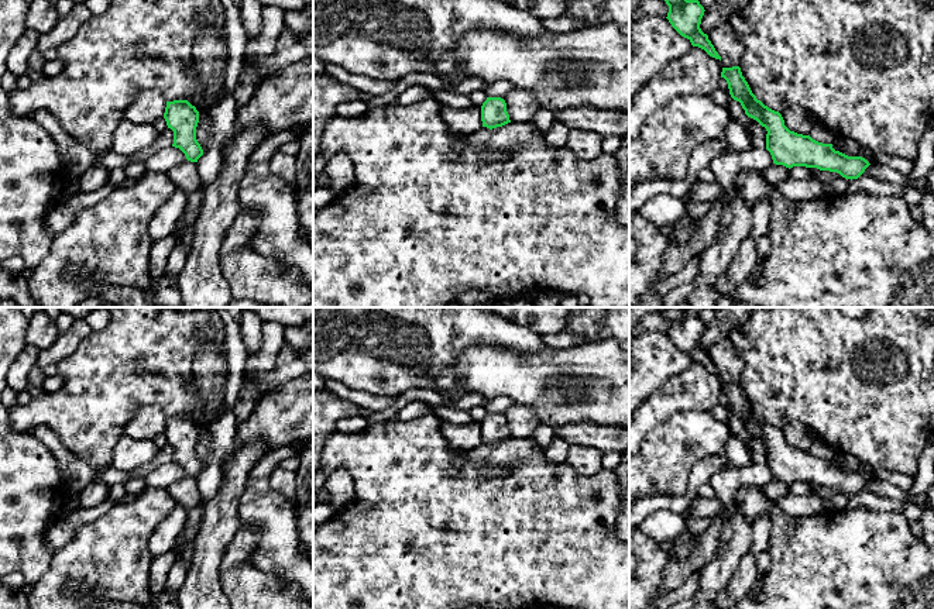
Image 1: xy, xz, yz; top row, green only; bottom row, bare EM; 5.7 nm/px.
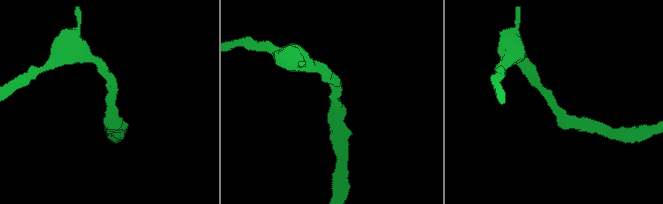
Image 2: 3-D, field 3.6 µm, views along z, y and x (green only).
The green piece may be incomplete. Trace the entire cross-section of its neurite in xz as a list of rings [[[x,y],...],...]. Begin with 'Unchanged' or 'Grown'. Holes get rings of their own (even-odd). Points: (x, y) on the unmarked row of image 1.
Unchanged. [[[487,413],[481,422],[481,437],[483,443],[490,445],[511,438],[505,416],[501,413]]]

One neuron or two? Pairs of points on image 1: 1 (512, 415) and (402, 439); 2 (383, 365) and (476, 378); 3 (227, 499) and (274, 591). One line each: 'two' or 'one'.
1: two
2: two
3: two

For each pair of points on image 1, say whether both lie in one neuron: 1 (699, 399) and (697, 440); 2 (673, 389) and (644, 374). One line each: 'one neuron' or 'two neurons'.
1: two neurons
2: two neurons

